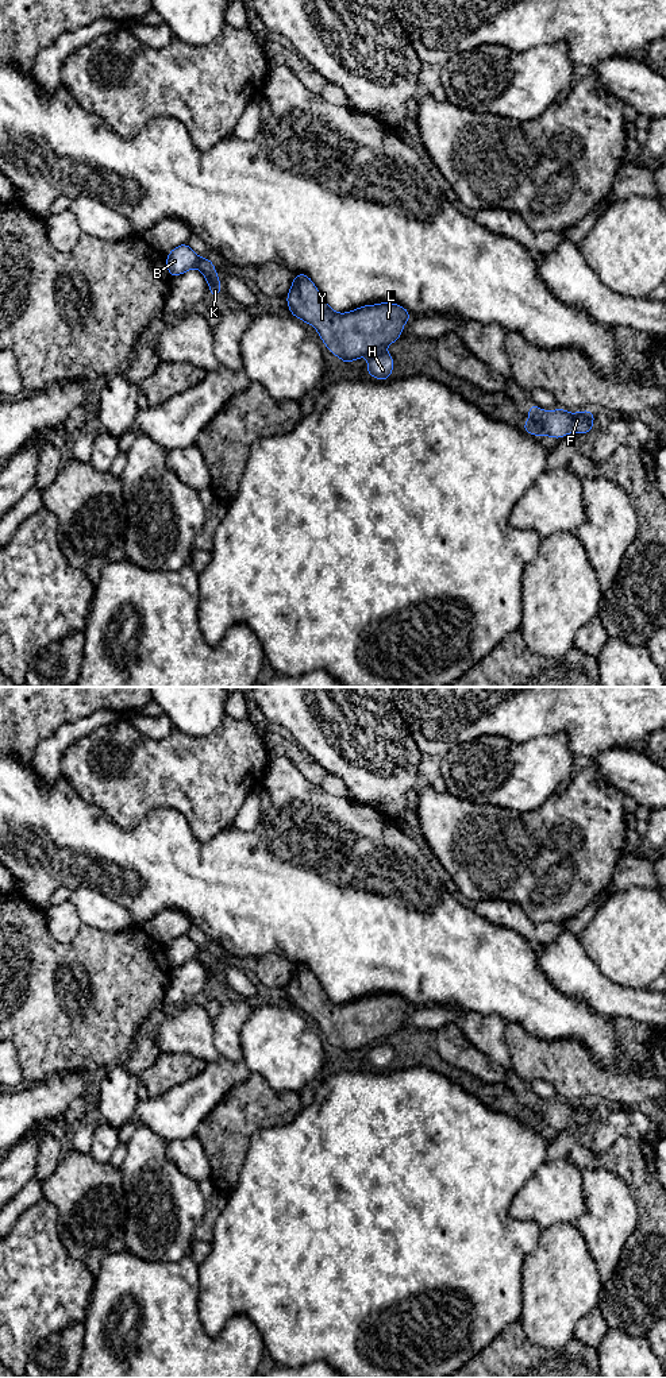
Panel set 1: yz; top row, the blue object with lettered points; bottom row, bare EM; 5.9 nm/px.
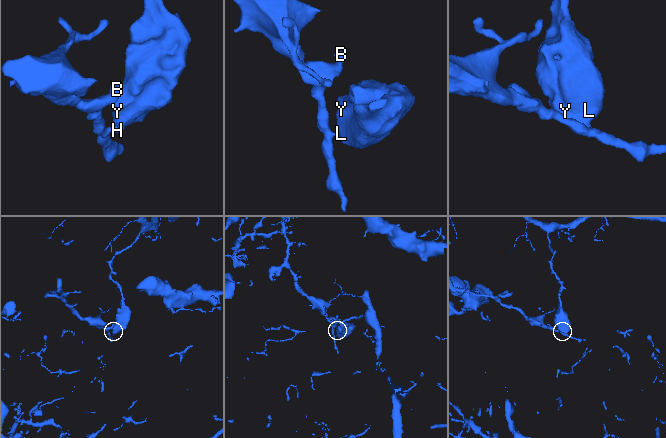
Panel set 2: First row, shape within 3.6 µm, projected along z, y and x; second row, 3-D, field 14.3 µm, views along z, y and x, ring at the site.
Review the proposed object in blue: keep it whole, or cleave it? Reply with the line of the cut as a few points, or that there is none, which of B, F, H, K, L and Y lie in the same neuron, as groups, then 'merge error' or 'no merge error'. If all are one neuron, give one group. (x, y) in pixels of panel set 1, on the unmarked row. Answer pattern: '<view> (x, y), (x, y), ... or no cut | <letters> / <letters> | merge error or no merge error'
yz (384, 1039), (368, 1048) | B F H K / L Y | merge error

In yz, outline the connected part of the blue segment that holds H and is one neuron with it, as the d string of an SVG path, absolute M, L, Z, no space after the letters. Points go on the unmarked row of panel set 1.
M385 1041L380 1043L374 1043L367 1050L366 1061L367 1065L374 1070L385 1072L389 1070L394 1058L394 1051L390 1045Z

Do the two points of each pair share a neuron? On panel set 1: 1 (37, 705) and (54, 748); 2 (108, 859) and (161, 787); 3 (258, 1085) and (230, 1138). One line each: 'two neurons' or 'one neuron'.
1: two neurons
2: two neurons
3: one neuron

